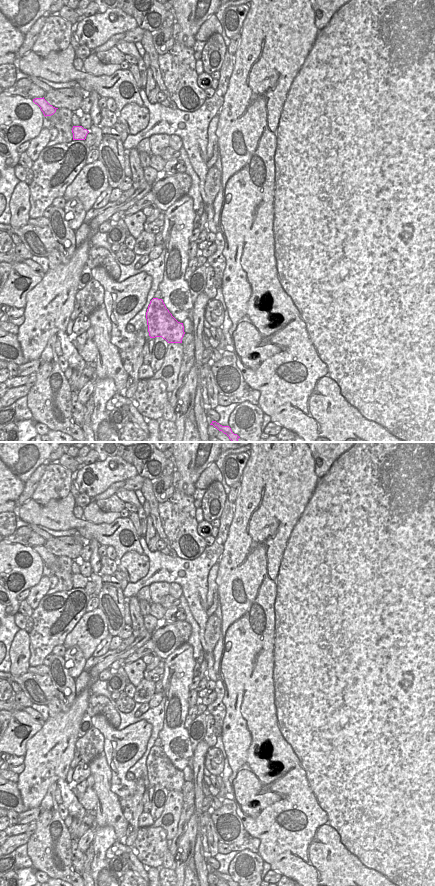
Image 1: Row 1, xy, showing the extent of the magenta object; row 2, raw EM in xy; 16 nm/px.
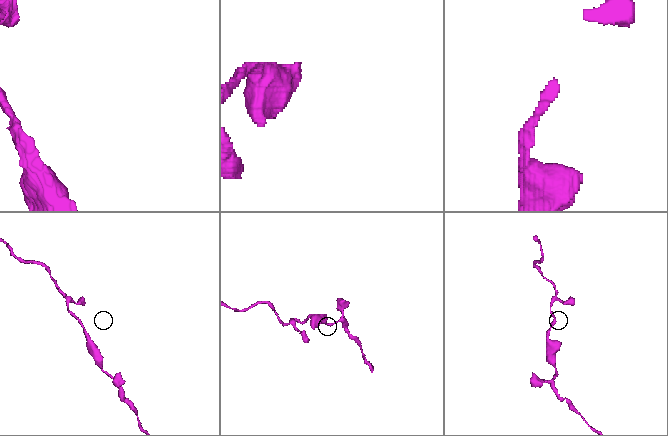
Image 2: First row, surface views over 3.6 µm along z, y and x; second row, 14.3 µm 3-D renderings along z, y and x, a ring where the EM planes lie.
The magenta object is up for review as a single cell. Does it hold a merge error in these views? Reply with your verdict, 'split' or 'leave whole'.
leave whole

